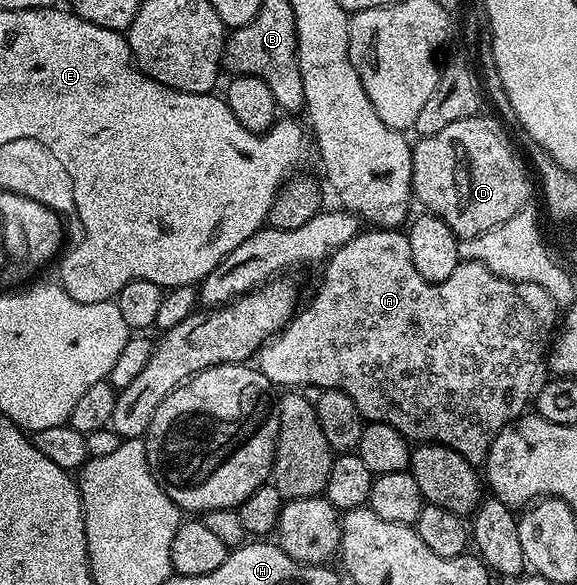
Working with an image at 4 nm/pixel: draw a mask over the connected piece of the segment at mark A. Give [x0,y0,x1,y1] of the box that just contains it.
[255,229,559,464]

